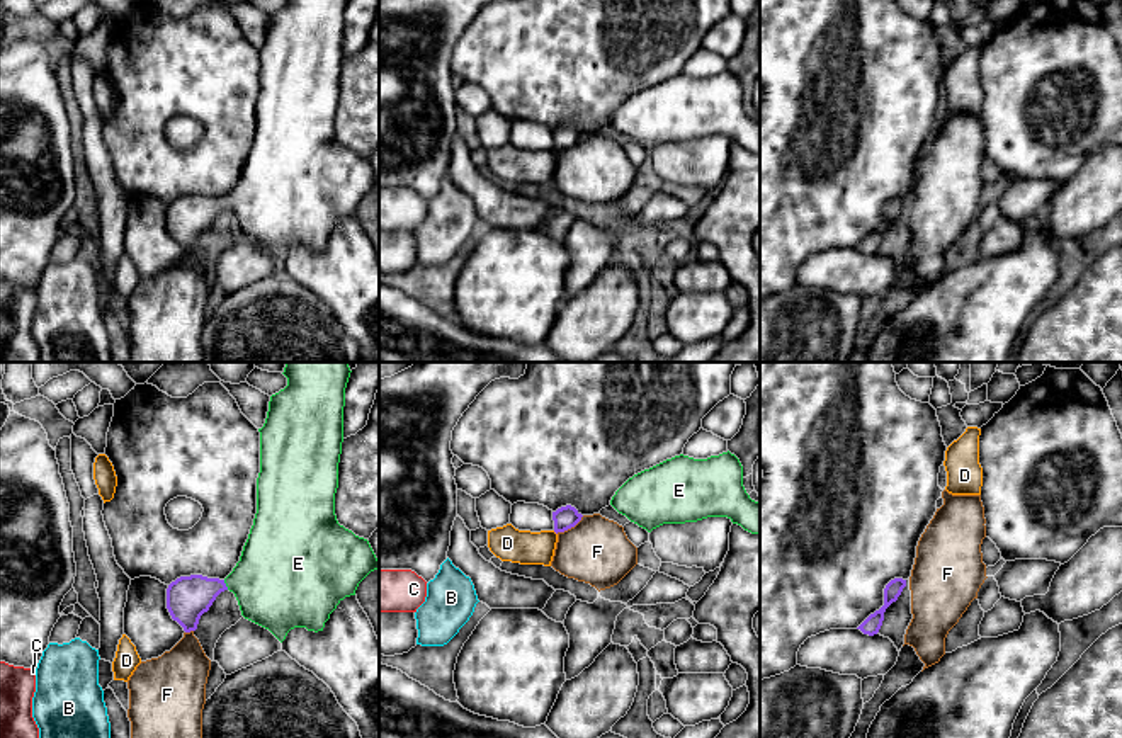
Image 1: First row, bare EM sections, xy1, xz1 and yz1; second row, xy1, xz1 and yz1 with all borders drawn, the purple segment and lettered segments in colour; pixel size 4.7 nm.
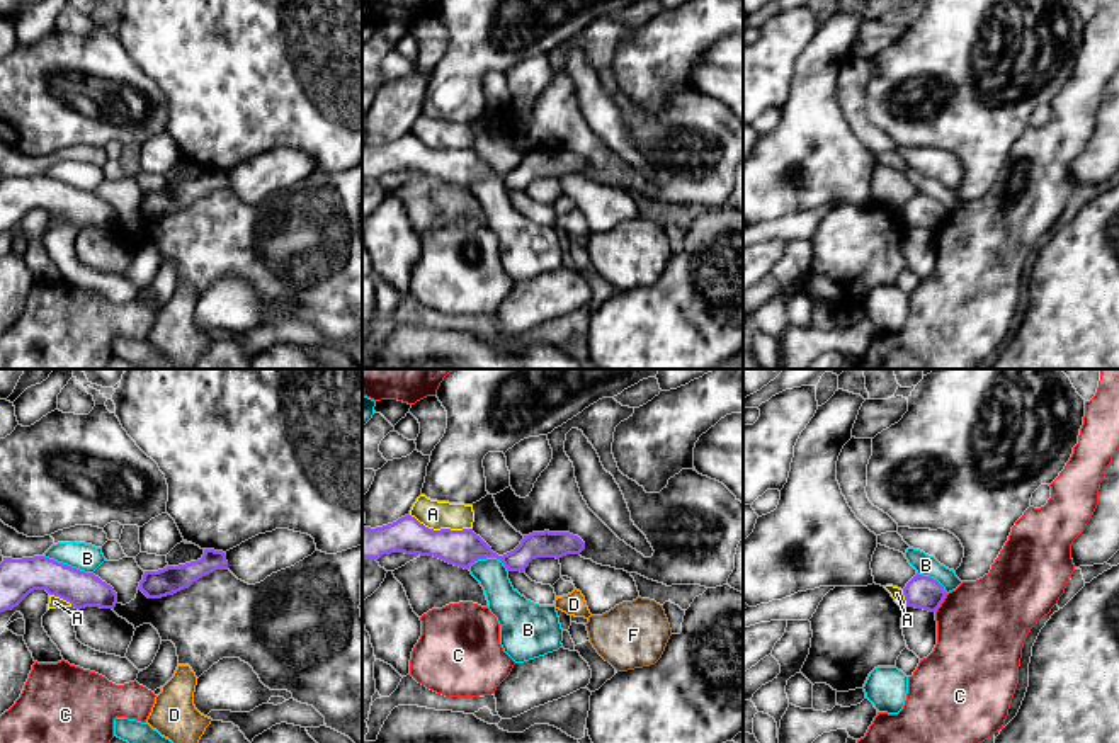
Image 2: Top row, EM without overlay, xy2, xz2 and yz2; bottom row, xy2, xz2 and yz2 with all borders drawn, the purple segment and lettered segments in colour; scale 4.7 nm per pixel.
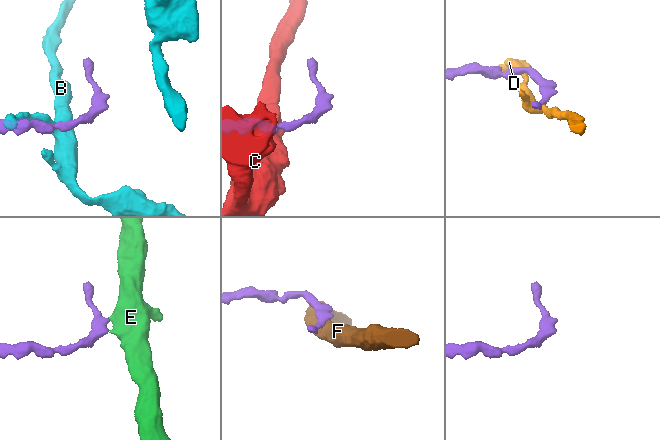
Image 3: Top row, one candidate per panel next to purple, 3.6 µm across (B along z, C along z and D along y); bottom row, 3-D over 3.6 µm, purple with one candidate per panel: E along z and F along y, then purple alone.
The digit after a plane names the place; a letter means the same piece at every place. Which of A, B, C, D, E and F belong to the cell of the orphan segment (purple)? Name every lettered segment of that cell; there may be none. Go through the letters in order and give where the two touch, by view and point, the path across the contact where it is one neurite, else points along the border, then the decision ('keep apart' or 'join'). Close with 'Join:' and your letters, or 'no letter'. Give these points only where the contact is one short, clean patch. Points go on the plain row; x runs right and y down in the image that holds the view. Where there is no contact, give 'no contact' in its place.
A: xz2 (441, 148) | along xz2 (408, 133), (434, 148), (471, 148) | keep apart
B: xy2 (67, 184) | keep apart
C: yz2 (941, 221) | along yz2 (948, 213), (936, 232) | keep apart
D: no contact | keep apart
E: xy1 (225, 204) | join
F: xz1 (570, 147) | along xz1 (583, 135), (573, 145), (556, 152) | keep apart
Join: E

